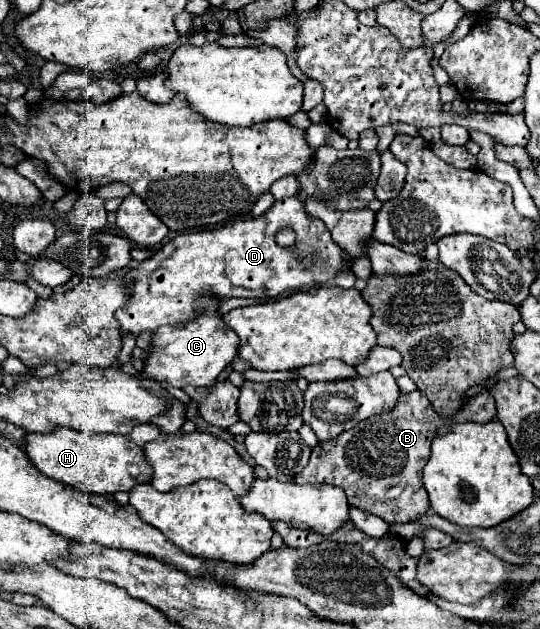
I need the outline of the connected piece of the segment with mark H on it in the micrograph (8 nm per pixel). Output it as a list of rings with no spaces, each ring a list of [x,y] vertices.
[[[54,429],[52,433],[36,435],[30,433],[26,435],[26,455],[46,477],[98,495],[130,491],[138,483],[152,481],[152,467],[144,459],[144,449],[128,435],[86,435],[72,429]]]

